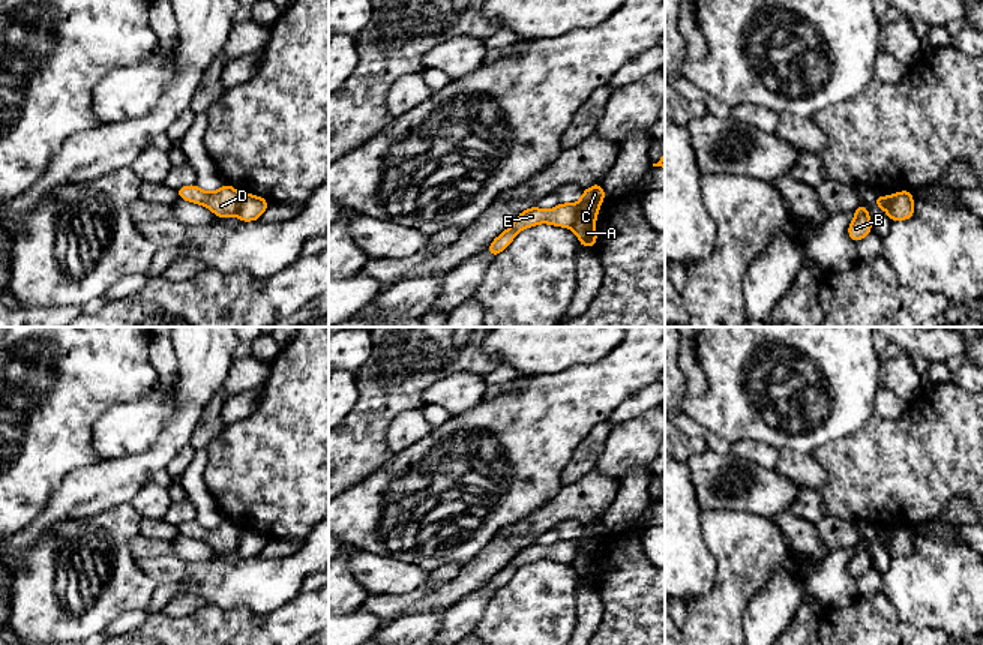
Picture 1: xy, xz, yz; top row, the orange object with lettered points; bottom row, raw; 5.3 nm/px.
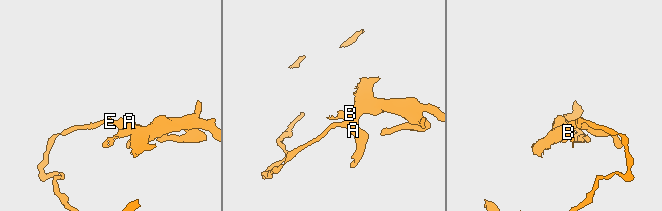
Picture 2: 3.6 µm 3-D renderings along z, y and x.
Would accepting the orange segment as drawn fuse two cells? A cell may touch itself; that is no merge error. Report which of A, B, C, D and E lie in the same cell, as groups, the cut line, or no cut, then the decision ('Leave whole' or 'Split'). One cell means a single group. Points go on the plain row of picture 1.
Groups: A B C / D E. Split along xz (577, 540), (577, 555), (571, 563). Split

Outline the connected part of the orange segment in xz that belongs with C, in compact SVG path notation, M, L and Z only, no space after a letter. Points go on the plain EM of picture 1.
M600 519L584 525L582 532L578 536L578 555L572 561L572 567L579 574L581 582L594 584L597 568L594 566L594 558L597 556L597 549L606 530Z

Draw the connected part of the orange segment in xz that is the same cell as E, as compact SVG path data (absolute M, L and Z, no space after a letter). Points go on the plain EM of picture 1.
M560 538L552 546L543 546L539 543L531 543L519 549L515 558L501 568L492 579L488 582L489 590L494 594L501 586L504 586L515 574L515 572L530 562L537 560L551 560L554 562L572 564L578 555L578 542Z

